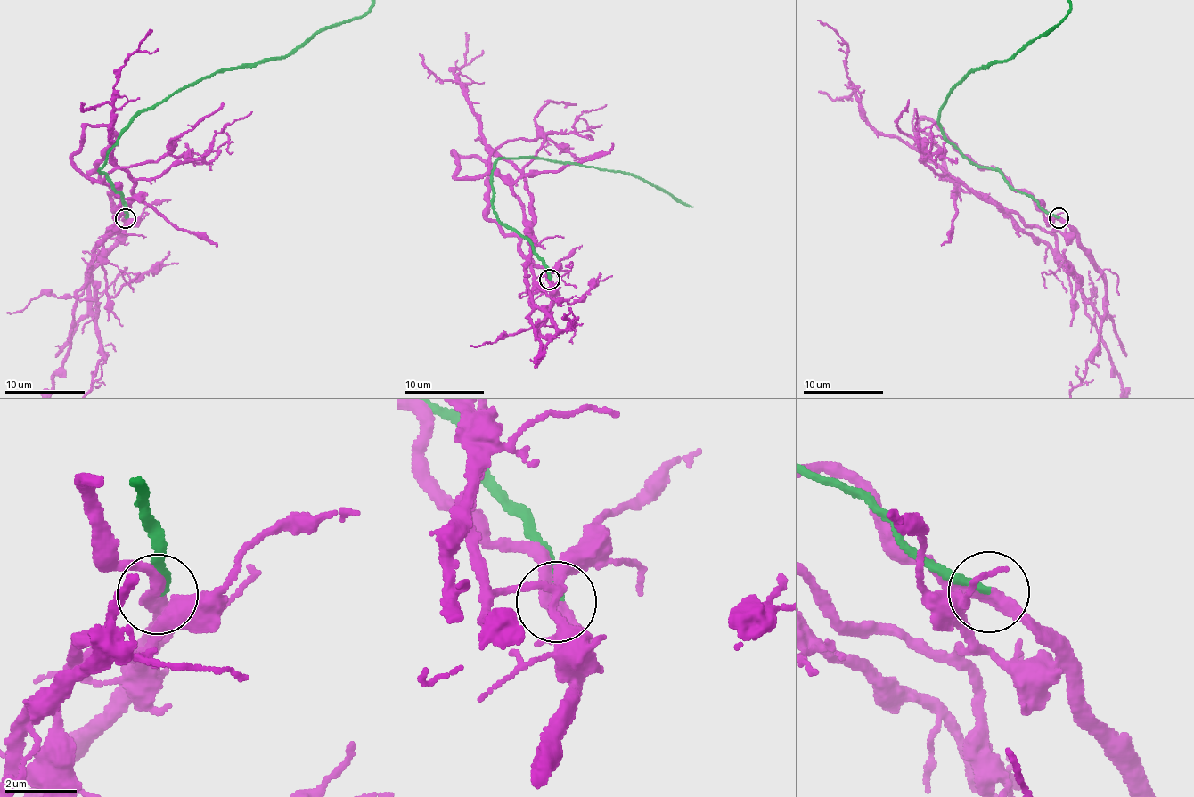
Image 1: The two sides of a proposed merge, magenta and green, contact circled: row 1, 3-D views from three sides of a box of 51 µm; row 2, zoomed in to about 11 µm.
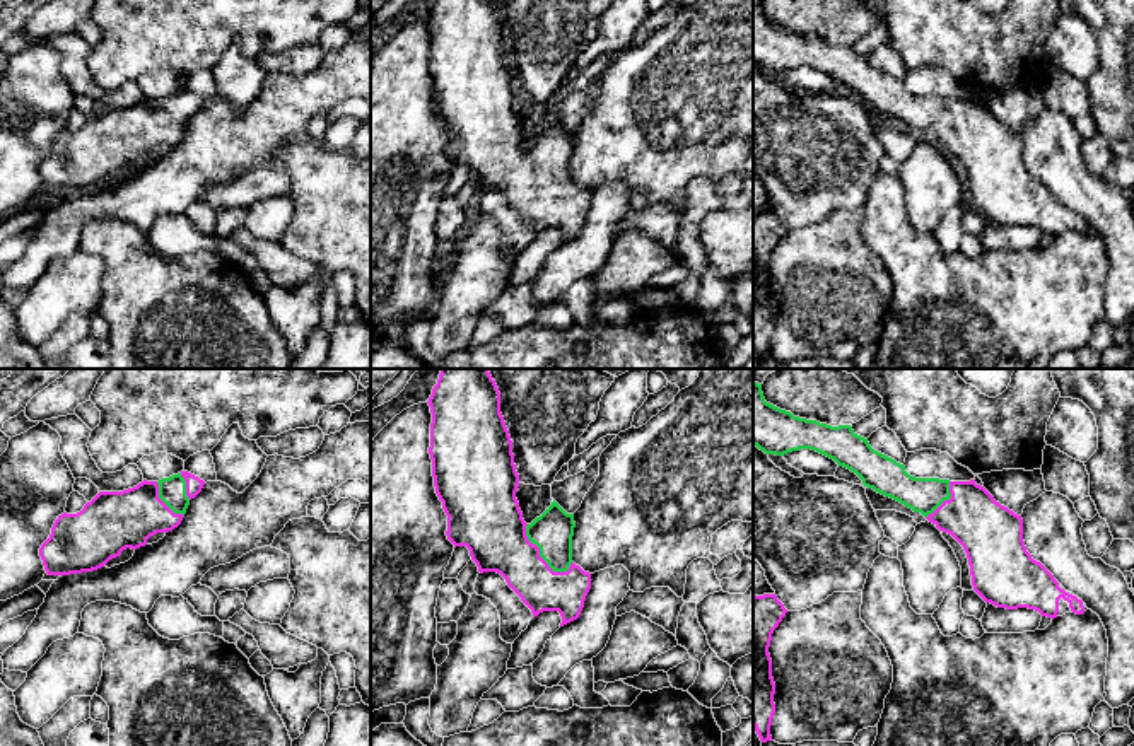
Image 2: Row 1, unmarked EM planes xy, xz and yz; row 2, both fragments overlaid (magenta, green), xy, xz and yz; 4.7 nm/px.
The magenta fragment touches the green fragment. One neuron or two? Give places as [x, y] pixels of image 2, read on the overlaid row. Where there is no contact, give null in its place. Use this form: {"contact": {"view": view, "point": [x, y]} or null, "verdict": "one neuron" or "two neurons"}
{"contact": {"view": "xz", "point": [538, 553]}, "verdict": "one neuron"}

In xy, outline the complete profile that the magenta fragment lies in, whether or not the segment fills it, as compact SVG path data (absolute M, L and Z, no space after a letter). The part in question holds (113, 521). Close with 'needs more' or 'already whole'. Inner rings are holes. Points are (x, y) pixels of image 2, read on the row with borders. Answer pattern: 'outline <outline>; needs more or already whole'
outline M181 471L159 481L143 480L123 492L99 492L77 514L63 512L41 545L48 575L70 575L104 567L123 550L137 550L157 533L178 527L205 481Z; needs more

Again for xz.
outline M441 369L437 384L429 398L432 413L430 447L434 487L447 516L447 539L456 546L466 546L478 572L497 572L507 586L531 609L533 618L543 611L558 611L560 627L579 618L591 589L591 574L572 562L574 514L567 514L555 500L526 524L516 492L519 475L514 464L512 440L500 413L500 393L488 369Z; needs more

